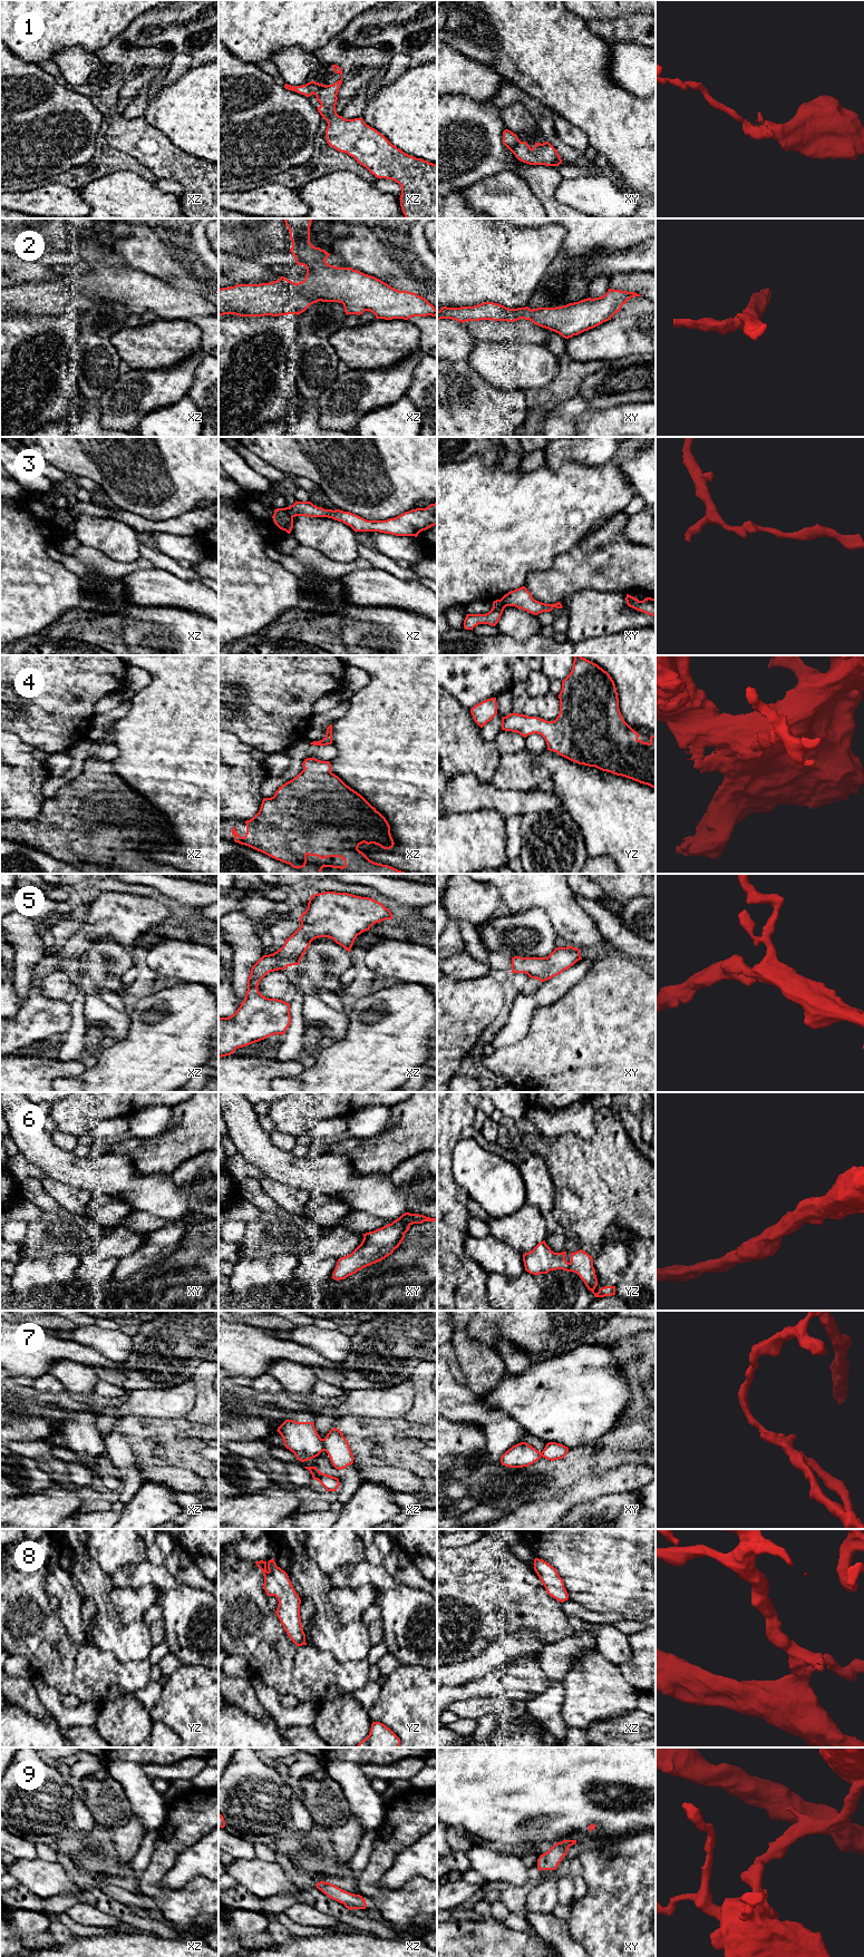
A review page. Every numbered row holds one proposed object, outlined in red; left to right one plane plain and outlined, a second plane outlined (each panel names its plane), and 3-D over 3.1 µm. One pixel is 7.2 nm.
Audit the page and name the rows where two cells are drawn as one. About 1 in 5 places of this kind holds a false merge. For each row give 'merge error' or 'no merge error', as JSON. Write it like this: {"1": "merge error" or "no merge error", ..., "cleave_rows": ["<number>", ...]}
{"1": "no merge error", "2": "no merge error", "3": "merge error", "4": "no merge error", "5": "no merge error", "6": "no merge error", "7": "merge error", "8": "no merge error", "9": "no merge error", "cleave_rows": ["3", "7"]}

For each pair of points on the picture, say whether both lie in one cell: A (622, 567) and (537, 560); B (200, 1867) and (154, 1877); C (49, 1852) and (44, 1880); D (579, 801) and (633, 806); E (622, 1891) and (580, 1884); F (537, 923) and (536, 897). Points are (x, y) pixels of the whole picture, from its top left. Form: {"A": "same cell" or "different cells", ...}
{"A": "different cells", "B": "different cells", "C": "different cells", "D": "same cell", "E": "different cells", "F": "different cells"}

